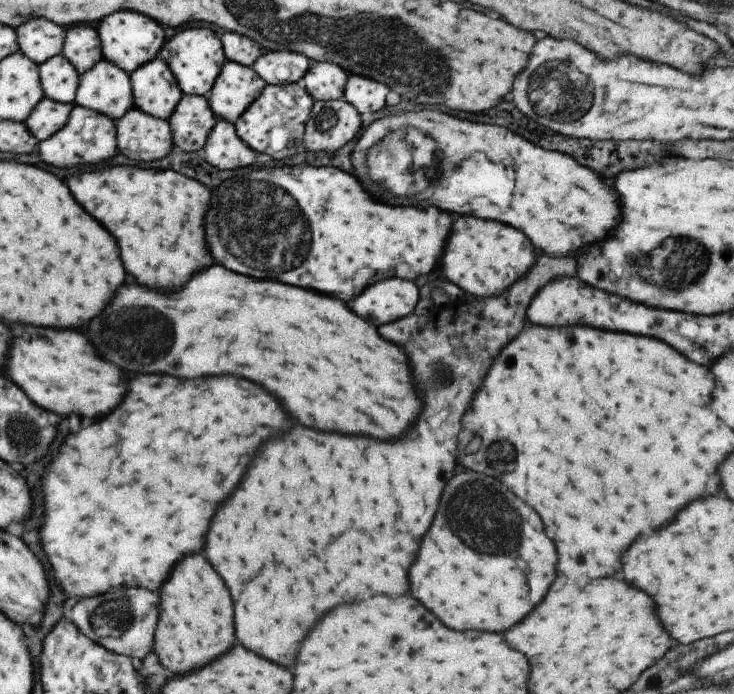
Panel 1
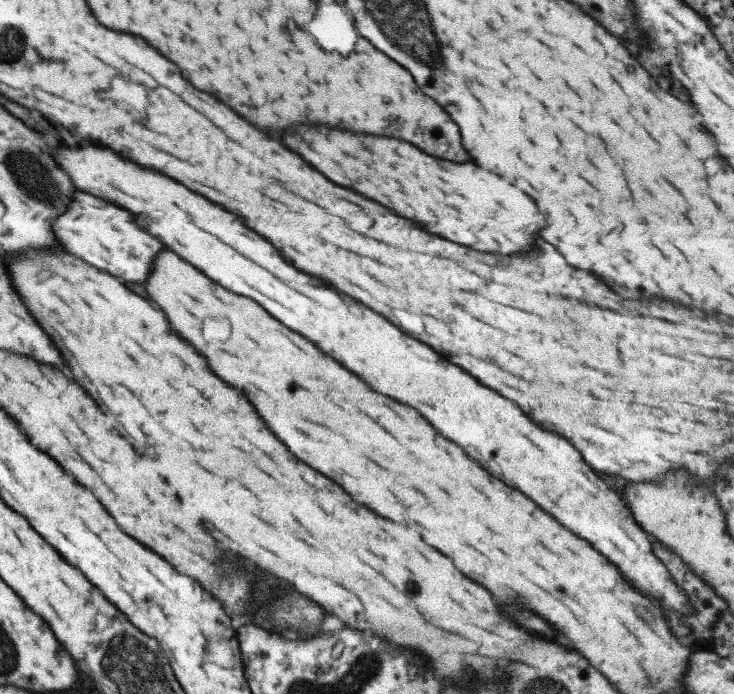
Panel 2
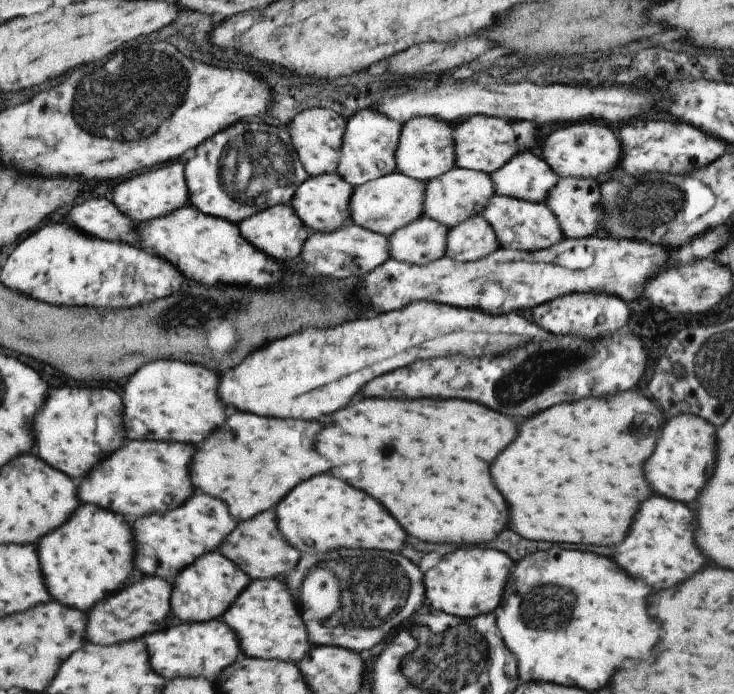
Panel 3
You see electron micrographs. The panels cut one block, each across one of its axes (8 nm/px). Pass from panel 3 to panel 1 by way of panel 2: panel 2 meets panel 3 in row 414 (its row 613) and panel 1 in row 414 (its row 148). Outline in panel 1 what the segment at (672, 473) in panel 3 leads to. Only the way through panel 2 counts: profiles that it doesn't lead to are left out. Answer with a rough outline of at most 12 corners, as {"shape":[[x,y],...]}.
{"shape":[[13,326],[7,378],[57,416],[107,416],[119,368],[81,332]]}

